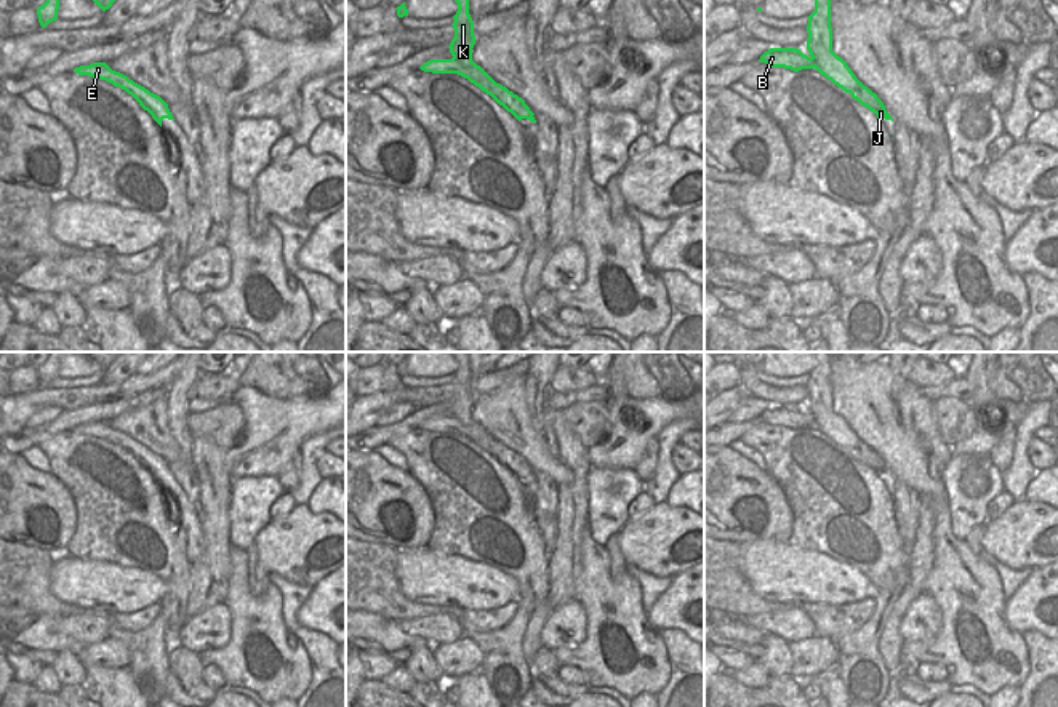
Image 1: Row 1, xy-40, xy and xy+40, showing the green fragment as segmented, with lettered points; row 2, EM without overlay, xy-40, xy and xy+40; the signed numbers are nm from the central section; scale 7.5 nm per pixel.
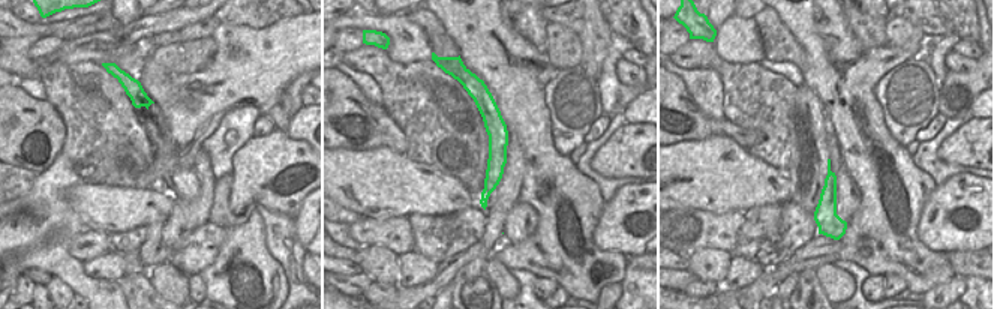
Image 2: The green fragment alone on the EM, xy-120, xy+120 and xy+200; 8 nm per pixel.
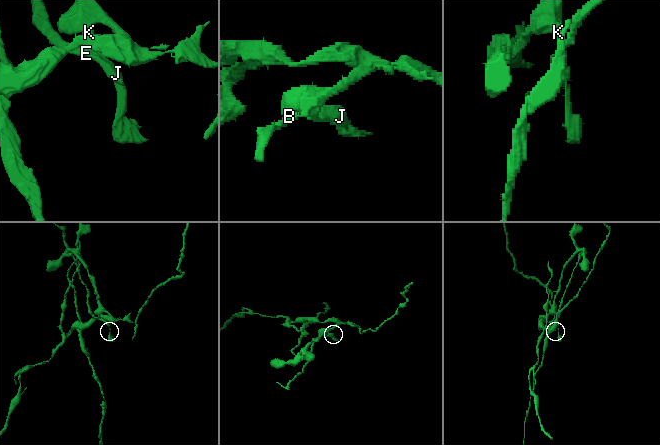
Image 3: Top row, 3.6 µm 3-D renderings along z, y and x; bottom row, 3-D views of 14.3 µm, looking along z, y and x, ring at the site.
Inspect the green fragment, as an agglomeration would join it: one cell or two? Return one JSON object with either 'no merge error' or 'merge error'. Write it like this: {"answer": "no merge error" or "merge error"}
{"answer": "merge error"}

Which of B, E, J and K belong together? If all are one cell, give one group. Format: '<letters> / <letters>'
B E / J K

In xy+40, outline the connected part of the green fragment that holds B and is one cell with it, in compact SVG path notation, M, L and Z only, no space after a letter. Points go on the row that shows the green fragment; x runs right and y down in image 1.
M770 48L759 61L771 67L784 67L794 72L815 67L815 59L808 58L797 48Z

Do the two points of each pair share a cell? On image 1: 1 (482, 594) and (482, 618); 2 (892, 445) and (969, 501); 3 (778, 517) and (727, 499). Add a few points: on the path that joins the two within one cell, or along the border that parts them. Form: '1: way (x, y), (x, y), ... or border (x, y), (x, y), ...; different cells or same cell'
1: border (517, 599), (495, 608), (461, 611); different cells
2: border (940, 474), (945, 483), (948, 517), (951, 520); different cells
3: way (769, 503), (761, 491), (741, 495); same cell

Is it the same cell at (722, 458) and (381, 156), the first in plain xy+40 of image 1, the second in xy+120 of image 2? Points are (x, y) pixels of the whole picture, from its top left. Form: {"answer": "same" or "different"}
{"answer": "different"}

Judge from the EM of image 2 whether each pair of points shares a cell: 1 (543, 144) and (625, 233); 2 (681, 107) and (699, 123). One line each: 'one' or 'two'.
1: two
2: one

